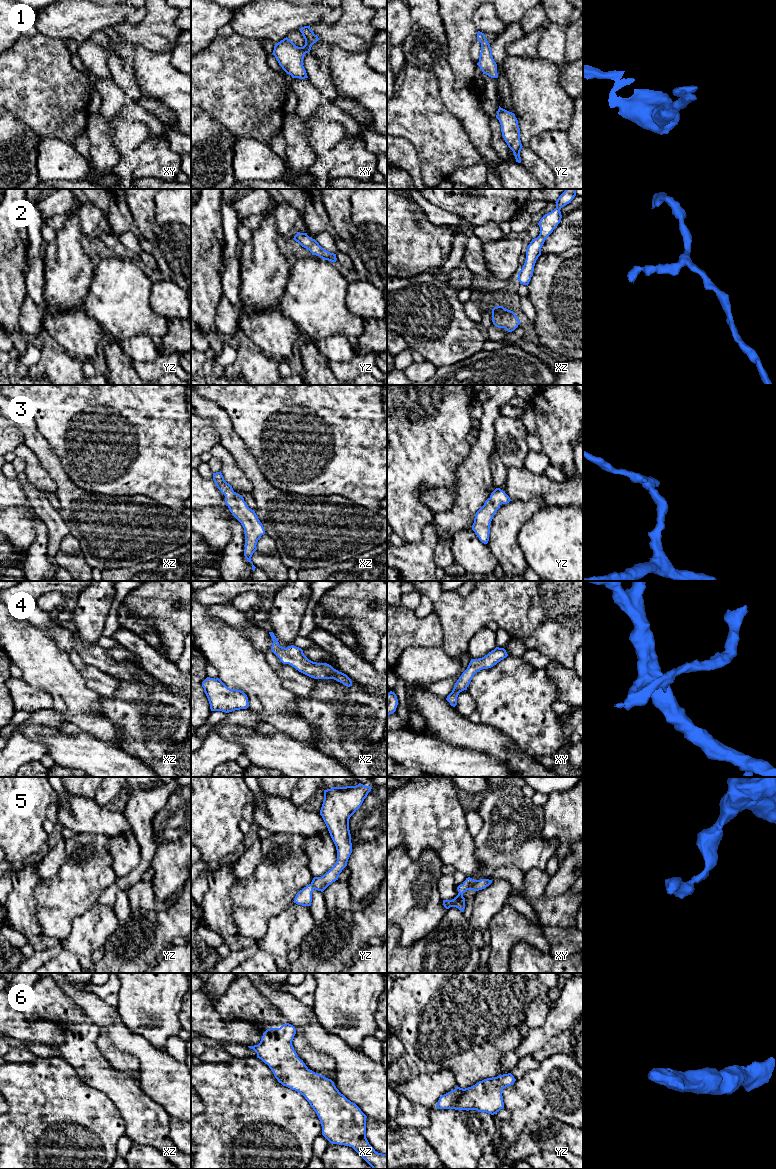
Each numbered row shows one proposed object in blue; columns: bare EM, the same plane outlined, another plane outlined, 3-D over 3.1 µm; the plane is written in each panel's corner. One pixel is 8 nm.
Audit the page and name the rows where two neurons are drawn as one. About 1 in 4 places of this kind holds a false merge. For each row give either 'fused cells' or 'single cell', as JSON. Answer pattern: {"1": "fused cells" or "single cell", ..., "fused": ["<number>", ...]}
{"1": "single cell", "2": "single cell", "3": "single cell", "4": "single cell", "5": "single cell", "6": "single cell", "fused": []}

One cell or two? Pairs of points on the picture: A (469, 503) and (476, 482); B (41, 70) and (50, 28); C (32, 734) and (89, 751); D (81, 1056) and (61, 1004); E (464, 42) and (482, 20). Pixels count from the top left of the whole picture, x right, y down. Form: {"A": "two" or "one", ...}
{"A": "one", "B": "two", "C": "one", "D": "one", "E": "two"}

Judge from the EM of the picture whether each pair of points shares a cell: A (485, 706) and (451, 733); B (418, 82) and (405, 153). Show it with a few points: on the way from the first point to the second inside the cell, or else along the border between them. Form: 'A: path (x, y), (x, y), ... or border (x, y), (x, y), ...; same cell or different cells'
A: border (480, 721), (493, 726), (501, 732); different cells
B: border (397, 136), (406, 138), (413, 145), (419, 159); different cells

